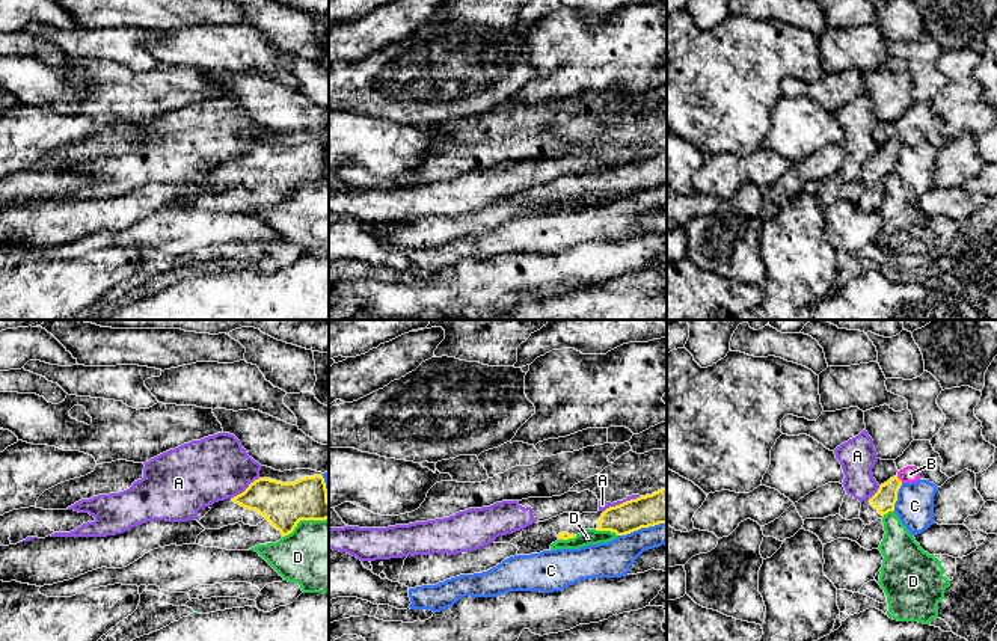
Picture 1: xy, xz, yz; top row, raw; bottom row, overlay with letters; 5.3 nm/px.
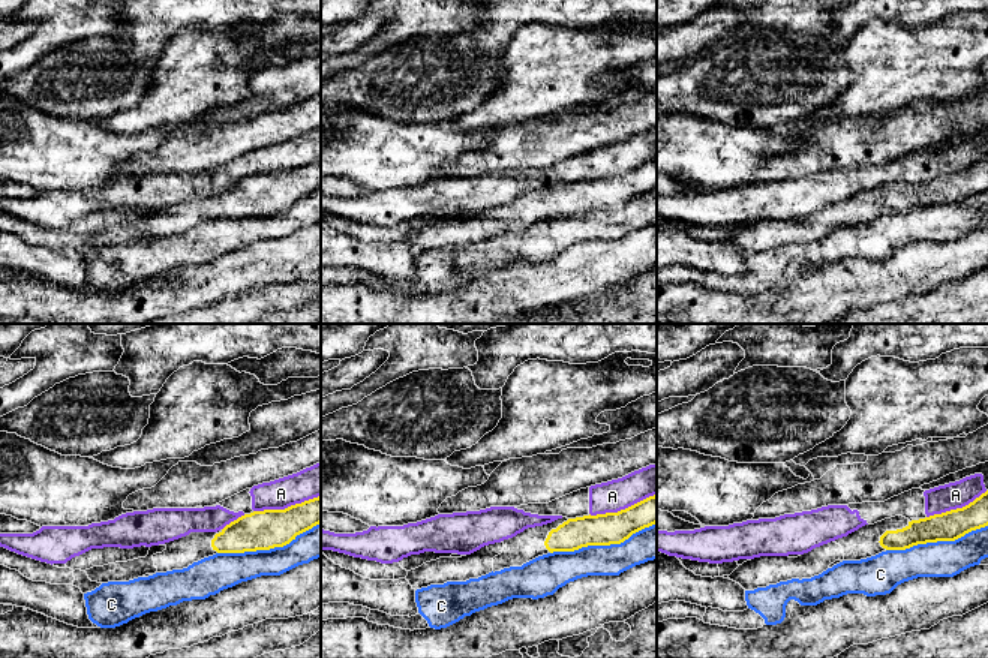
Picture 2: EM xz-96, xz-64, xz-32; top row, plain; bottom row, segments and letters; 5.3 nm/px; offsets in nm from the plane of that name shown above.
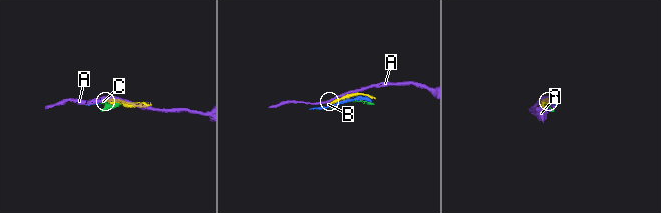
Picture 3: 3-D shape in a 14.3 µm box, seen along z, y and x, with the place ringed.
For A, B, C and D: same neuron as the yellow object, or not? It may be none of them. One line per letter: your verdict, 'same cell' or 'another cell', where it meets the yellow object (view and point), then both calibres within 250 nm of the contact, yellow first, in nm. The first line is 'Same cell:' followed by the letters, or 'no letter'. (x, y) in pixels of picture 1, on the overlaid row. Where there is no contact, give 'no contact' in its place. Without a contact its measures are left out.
Same cell: no letter
A: another cell; contact xz (623, 502); calibres 190 and 50 nm
B: another cell; contact yz (898, 478); calibres 120 and 90 nm
C: another cell; contact xz (641, 527); calibres 190 and 190 nm
D: another cell; contact xy (303, 519); calibres 240 and 380 nm

